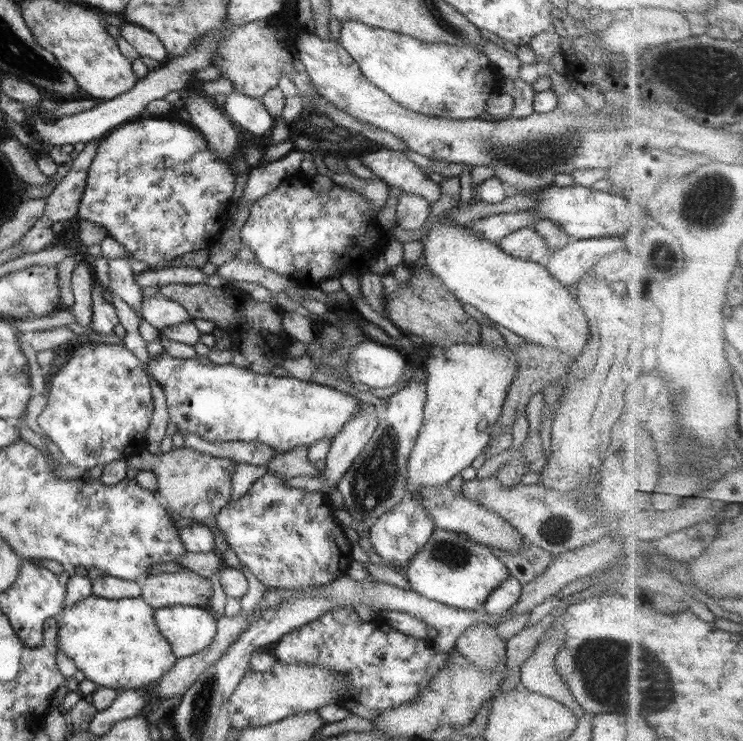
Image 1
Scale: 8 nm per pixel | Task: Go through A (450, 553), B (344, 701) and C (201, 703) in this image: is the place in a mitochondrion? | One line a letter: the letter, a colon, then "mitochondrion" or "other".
A: mitochondrion
B: other
C: mitochondrion

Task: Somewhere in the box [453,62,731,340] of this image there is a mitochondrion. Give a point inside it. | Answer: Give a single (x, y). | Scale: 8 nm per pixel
(535, 156)

